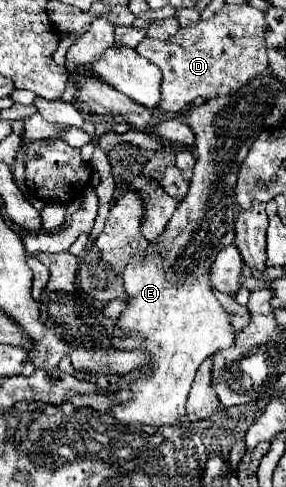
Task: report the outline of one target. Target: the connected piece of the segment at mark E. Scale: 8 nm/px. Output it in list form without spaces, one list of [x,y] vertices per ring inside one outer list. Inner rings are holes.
[[[154,241],[154,249],[150,253],[146,253],[140,243],[132,243],[132,247],[134,257],[122,273],[124,289],[130,299],[116,325],[142,335],[142,347],[150,351],[150,365],[154,365],[154,371],[152,377],[144,381],[132,381],[130,389],[134,399],[112,407],[112,415],[124,425],[178,425],[180,417],[186,413],[186,397],[200,363],[216,351],[232,347],[236,331],[230,323],[228,311],[214,295],[210,273],[188,283],[170,283],[164,273],[164,255],[168,255],[168,245]]]

